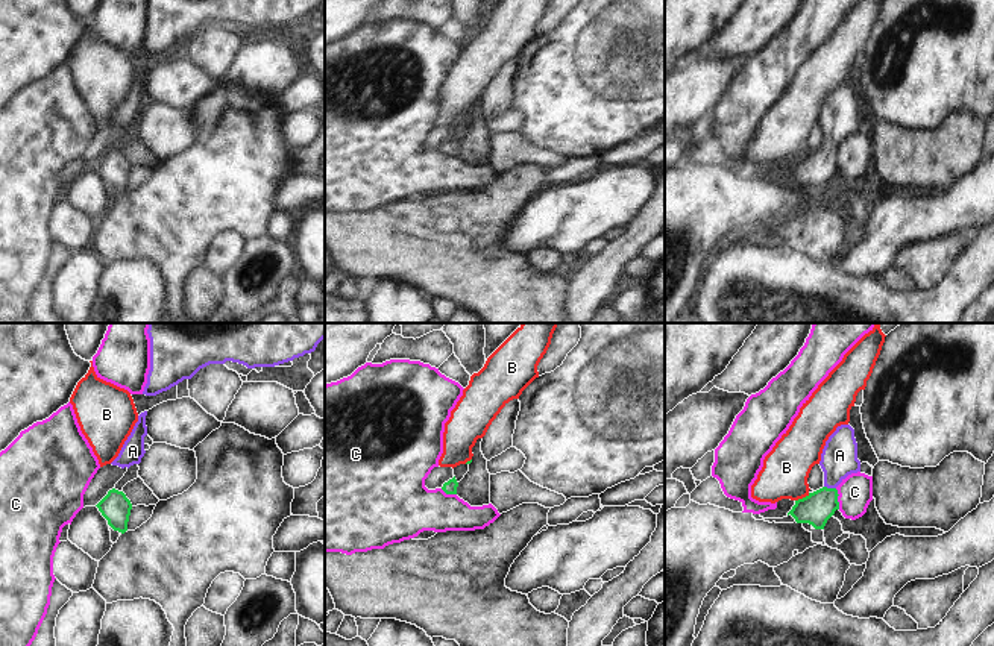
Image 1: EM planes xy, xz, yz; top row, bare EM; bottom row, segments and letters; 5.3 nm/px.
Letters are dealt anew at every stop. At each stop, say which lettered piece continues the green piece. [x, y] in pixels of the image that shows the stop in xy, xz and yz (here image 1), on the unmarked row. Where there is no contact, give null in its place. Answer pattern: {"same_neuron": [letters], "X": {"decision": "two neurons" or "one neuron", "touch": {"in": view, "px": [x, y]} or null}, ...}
{"same_neuron": ["A"], "A": {"decision": "one neuron", "touch": {"in": "yz", "px": [830, 149]}}, "B": {"decision": "two neurons", "touch": {"in": "yz", "px": [803, 158]}}, "C": {"decision": "two neurons", "touch": {"in": "yz", "px": [836, 159]}}}

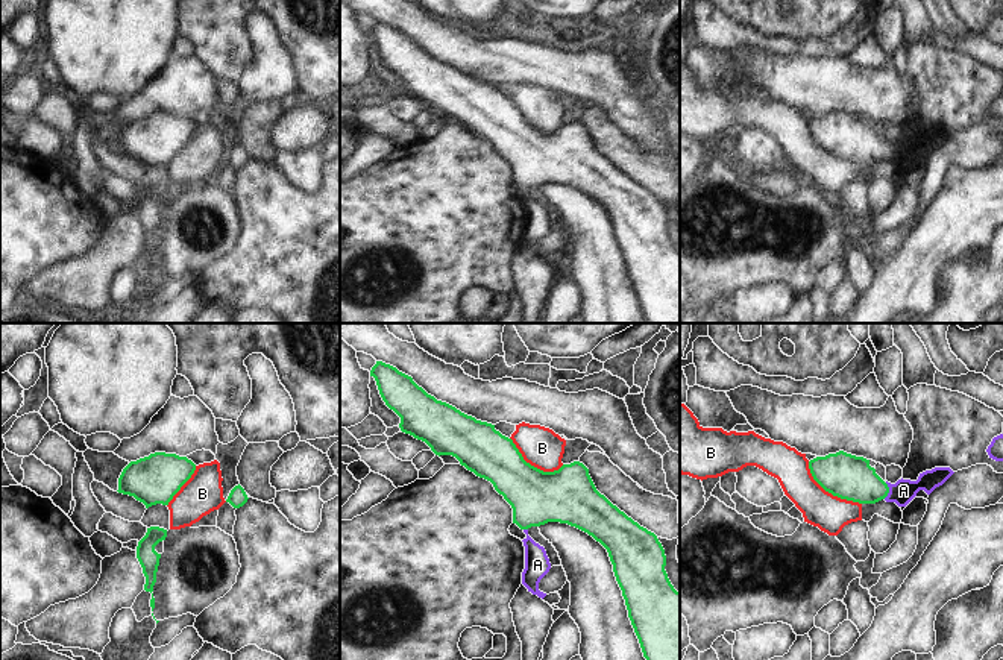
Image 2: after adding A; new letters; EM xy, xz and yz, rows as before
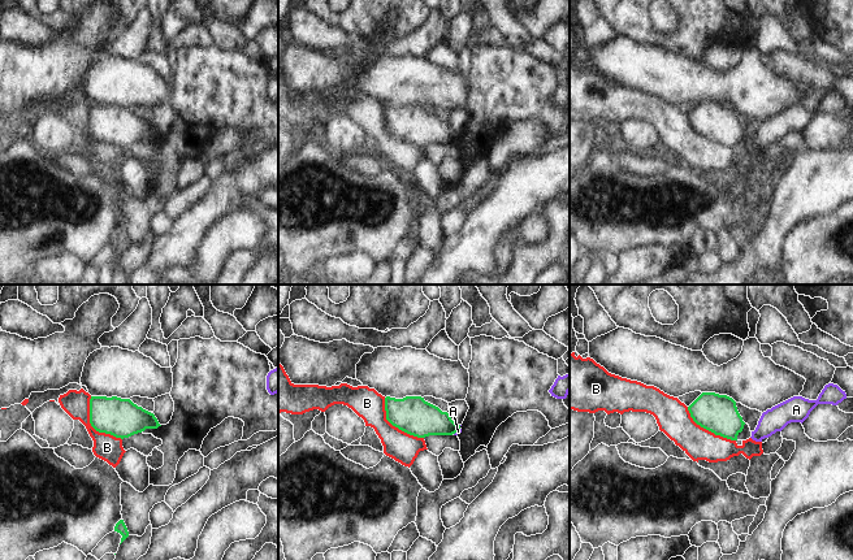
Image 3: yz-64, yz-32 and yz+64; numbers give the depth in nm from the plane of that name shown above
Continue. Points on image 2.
{"same_neuron": ["A"], "A": {"decision": "one neuron", "touch": {"in": "yz", "px": [888, 150]}}, "B": {"decision": "two neurons", "touch": {"in": "yz", "px": [829, 152]}}}

